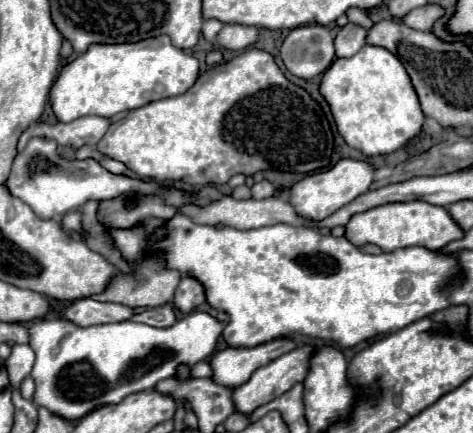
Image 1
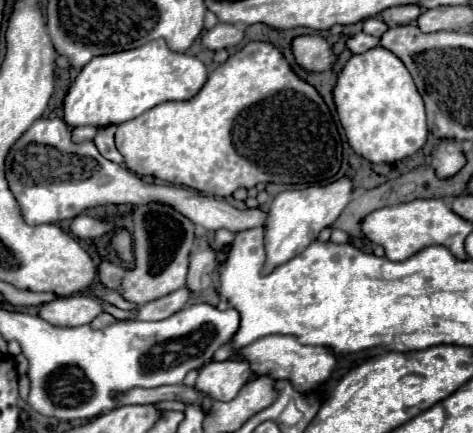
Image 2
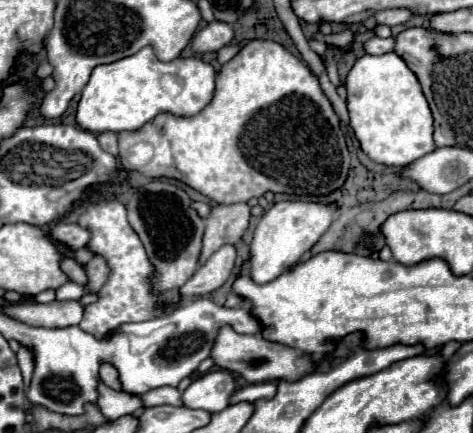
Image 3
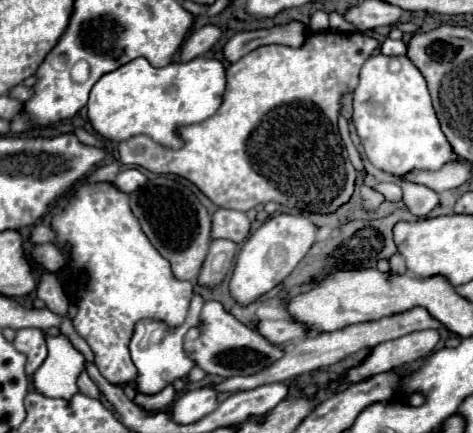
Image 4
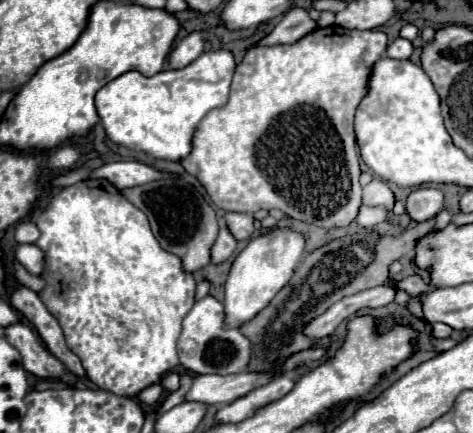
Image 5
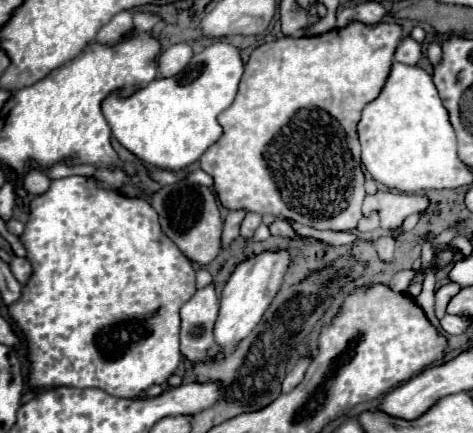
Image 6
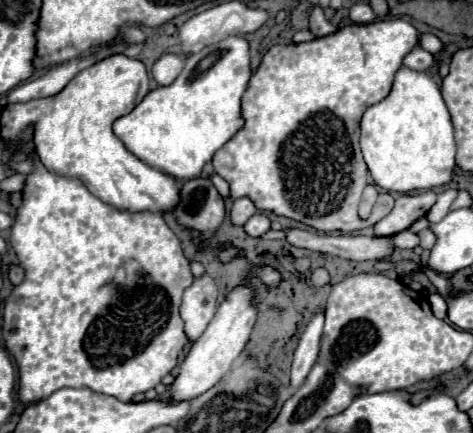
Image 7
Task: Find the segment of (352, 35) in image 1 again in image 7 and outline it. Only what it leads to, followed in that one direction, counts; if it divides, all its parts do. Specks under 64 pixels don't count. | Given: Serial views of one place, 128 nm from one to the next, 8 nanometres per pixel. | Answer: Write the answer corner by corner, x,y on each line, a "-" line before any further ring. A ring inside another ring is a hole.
420,46
412,48
412,50
404,56
404,66
406,66
406,68
412,68
412,70
428,70
434,62
436,62
436,58
434,58
430,52
422,50

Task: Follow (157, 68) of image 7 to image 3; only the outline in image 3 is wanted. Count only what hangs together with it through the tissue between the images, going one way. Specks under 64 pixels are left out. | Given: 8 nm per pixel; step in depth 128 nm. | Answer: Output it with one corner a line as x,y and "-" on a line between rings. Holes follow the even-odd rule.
212,22
206,24
202,30
196,32
196,36
192,38
192,48
198,54
204,52
218,52
222,46
228,46
234,38
234,30
230,24
226,22

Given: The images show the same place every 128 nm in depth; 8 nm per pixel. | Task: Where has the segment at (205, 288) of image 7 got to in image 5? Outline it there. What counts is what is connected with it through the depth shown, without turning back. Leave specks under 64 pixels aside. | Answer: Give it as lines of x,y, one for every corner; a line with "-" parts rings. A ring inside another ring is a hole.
204,296
194,304
182,322
182,334
178,338
180,364
194,374
238,374
252,358
252,344
240,332
240,328
224,326
224,306
212,296

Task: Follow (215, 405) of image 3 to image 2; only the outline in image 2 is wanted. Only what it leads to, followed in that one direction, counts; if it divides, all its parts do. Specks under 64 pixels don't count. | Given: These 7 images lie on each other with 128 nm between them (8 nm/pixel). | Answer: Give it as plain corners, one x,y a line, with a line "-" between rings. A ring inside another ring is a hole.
230,358
222,362
210,362
200,368
196,388
208,394
212,400
232,400
242,386
254,376
248,360

